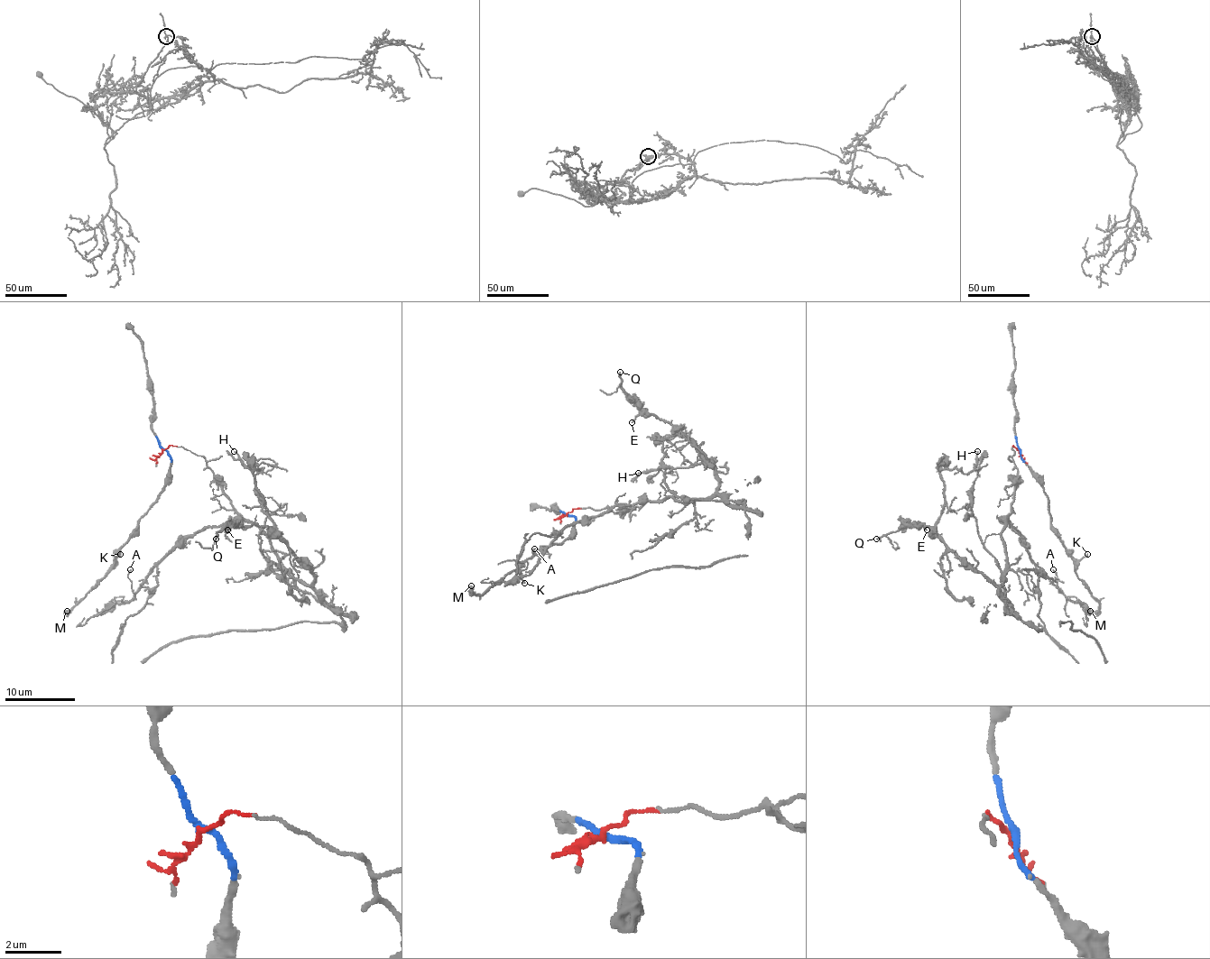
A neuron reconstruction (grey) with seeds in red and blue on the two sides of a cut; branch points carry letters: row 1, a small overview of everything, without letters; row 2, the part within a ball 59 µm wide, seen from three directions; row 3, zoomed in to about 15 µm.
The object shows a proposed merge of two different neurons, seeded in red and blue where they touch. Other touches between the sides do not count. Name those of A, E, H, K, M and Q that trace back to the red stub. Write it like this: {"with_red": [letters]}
{"with_red": ["A", "E", "H", "Q"]}

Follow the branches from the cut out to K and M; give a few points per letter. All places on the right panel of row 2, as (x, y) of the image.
K: (1019, 451), (1047, 496), (1050, 527), (1061, 544), (1074, 558), (1081, 560), (1087, 553)
M: (1019, 451), (1047, 498), (1050, 527), (1072, 558), (1074, 571), (1098, 603), (1098, 610), (1089, 612)

